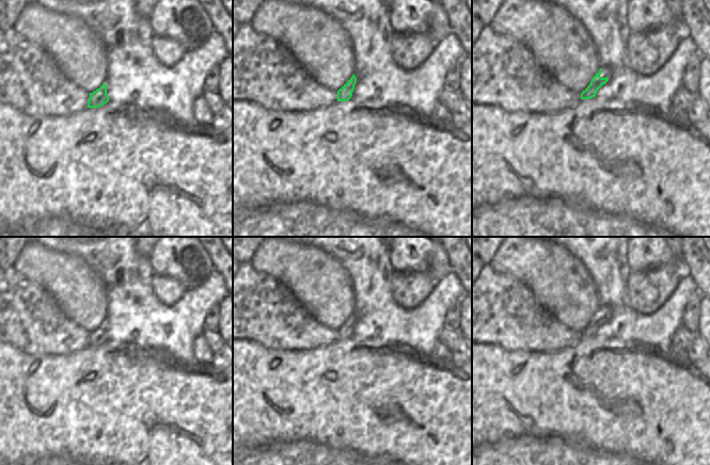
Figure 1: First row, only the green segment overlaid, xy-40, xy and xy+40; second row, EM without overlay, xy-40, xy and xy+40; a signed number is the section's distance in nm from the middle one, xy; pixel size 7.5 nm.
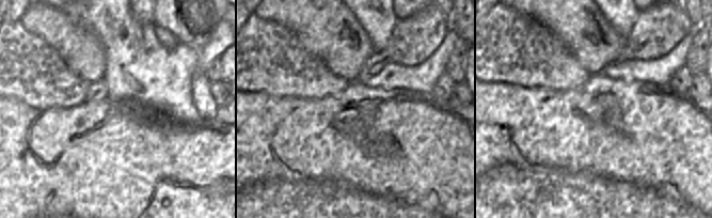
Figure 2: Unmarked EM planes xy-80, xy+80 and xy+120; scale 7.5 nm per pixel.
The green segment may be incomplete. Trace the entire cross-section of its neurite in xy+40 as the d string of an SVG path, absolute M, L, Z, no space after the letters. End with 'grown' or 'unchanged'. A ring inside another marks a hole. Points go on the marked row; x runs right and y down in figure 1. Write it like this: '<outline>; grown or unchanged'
M600 68L599 73L591 79L589 85L581 93L581 99L596 97L598 90L605 84L610 78L611 70Z; grown

